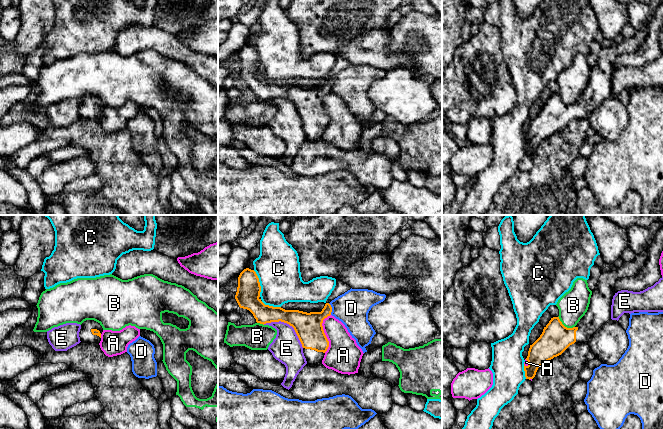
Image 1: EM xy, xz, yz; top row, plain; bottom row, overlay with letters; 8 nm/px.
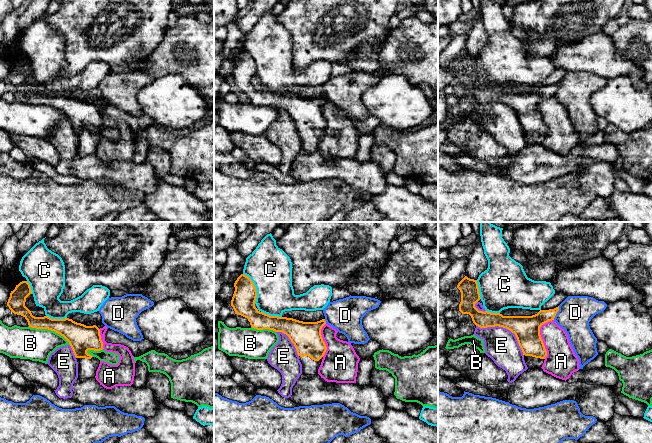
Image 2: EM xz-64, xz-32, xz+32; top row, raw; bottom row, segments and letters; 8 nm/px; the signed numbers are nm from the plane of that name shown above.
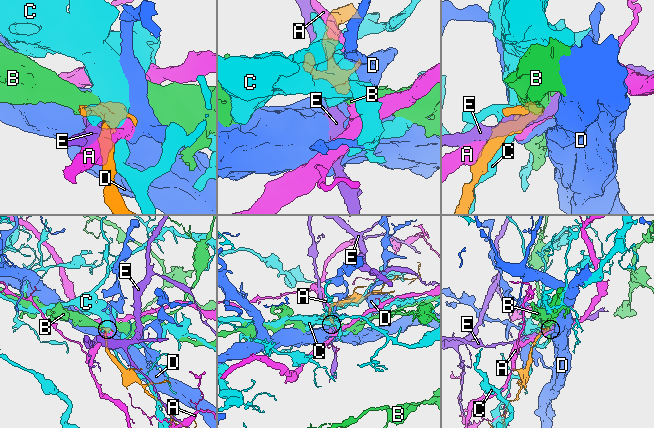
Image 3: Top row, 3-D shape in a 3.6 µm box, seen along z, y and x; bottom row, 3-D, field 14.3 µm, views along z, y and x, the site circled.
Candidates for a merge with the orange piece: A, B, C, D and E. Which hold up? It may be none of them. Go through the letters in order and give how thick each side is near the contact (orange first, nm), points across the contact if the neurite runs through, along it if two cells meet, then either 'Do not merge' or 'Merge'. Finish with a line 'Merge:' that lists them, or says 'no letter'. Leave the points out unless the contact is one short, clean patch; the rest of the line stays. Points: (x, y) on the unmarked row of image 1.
A: Thickness 220 nm (orange) against 280 nm. Do not merge
B: Thickness 240 nm (orange) against 240 nm. Do not merge
C: Thickness 190 nm (orange) against 360 nm. Do not merge
D: Thickness 220 nm (orange) against 280 nm. Boundary: xz (328, 79), (331, 83), (331, 90). Do not merge
E: Thickness 220 nm (orange) against 240 nm. Do not merge
Merge: no letter

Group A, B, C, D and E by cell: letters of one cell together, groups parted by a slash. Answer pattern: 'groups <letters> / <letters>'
groups A / B / C / D / E

